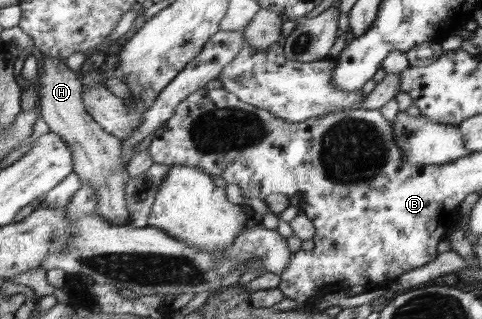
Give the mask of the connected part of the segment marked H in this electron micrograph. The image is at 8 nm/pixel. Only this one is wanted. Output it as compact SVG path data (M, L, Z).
M42 53L42 58L38 60L38 77L40 80L40 90L38 90L38 100L41 105L41 116L49 126L49 132L54 132L60 136L72 150L74 154L73 172L79 176L81 181L91 182L97 196L99 204L97 212L99 217L104 218L109 224L119 226L130 226L130 214L125 206L125 184L128 178L124 178L122 168L122 141L109 131L102 129L102 126L94 120L94 117L86 110L84 104L85 83L82 82L82 73L74 71L68 67L64 58L50 58Z

